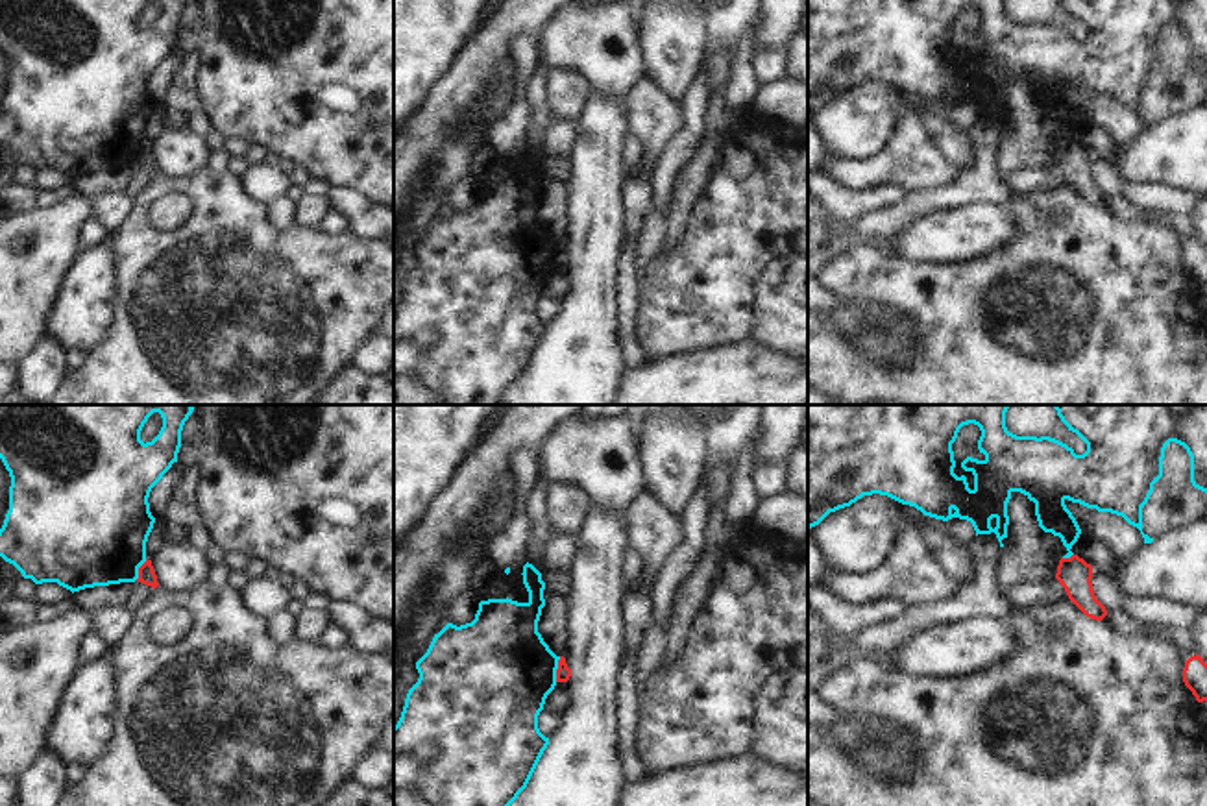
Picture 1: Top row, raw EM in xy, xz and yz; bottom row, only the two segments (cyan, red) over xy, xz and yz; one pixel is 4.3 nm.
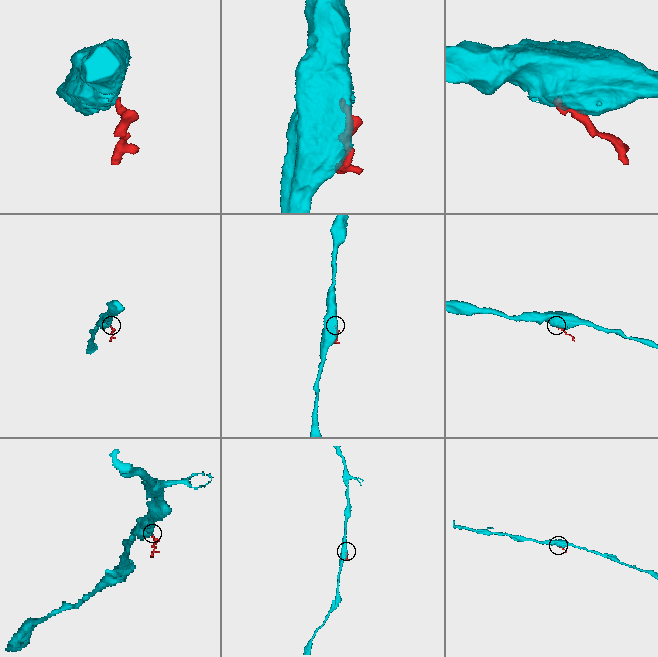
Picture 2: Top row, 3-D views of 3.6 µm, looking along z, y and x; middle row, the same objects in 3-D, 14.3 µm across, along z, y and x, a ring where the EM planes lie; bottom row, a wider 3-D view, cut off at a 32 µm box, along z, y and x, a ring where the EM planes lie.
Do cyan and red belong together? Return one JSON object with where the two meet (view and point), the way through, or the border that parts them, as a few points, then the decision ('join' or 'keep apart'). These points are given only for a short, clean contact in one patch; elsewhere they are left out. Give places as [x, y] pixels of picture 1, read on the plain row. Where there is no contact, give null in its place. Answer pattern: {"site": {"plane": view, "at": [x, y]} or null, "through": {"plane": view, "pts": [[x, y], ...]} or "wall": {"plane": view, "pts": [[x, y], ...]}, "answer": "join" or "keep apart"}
{"site": {"plane": "xz", "at": [557, 254]}, "wall": {"plane": "xz", "pts": [[560, 243], [555, 267]]}, "answer": "keep apart"}

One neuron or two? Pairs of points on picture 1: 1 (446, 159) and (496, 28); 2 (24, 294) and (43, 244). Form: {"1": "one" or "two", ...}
{"1": "one", "2": "one"}

